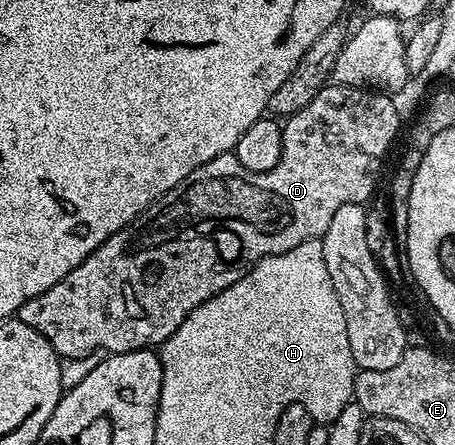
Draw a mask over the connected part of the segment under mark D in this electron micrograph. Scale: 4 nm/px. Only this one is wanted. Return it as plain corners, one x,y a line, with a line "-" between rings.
336,83
325,85
323,91
319,91
319,95
315,95
315,99
311,99
311,103
307,103
307,107
303,107
303,111
293,114
282,124
283,155
279,164
271,167
271,171
263,171
262,173
247,171
247,167
243,167
243,163
239,163
237,154
233,151
203,163
203,167
191,171
191,175
187,175
187,179
183,179
183,183
171,187
171,191
167,191
167,195
159,198
150,209
143,211
127,227
123,227
123,231
115,231
115,235
111,235
111,239
107,239
98,249
91,251
91,255
87,255
87,259
83,259
83,263
79,263
79,267
72,269
66,277
59,279
59,283
55,283
55,287
47,287
47,291
43,291
43,295
35,295
31,299
27,299
27,303
23,303
23,307
17,309
16,320
27,323
27,327
35,327
35,331
39,331
39,335
43,335
47,339
47,343
51,343
51,347
55,347
57,356
62,359
85,357
97,349
103,349
106,354
111,354
160,347
177,330
179,323
183,323
183,319
187,319
187,315
191,315
191,311
195,311
195,307
207,303
207,299
219,295
219,291
231,287
231,283
239,283
239,279
243,279
243,275
247,275
254,265
258,265
260,261
271,255
291,251
291,247
299,247
299,243
315,241
324,237
327,227
331,227
331,219
335,216
335,211
339,211
339,207
365,205
368,202
368,197
377,189
377,180
381,177
381,164
385,161
385,152
392,147
393,140
397,137
397,128
401,125
401,117
397,114
397,105
393,101
396,100
390,94
379,93
372,89
356,89
350,85

